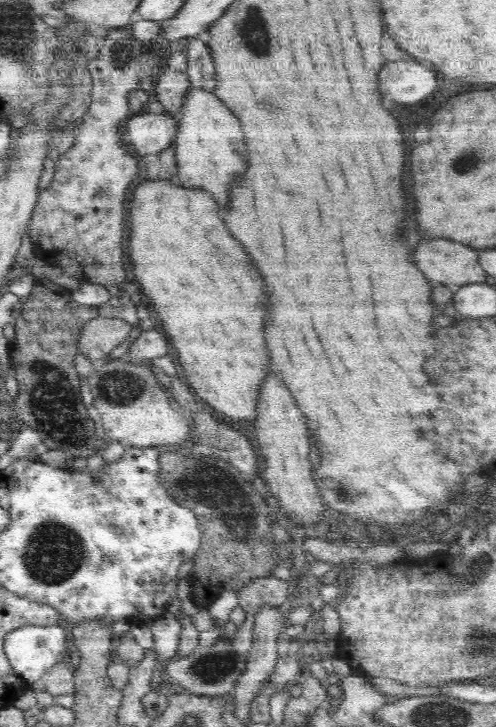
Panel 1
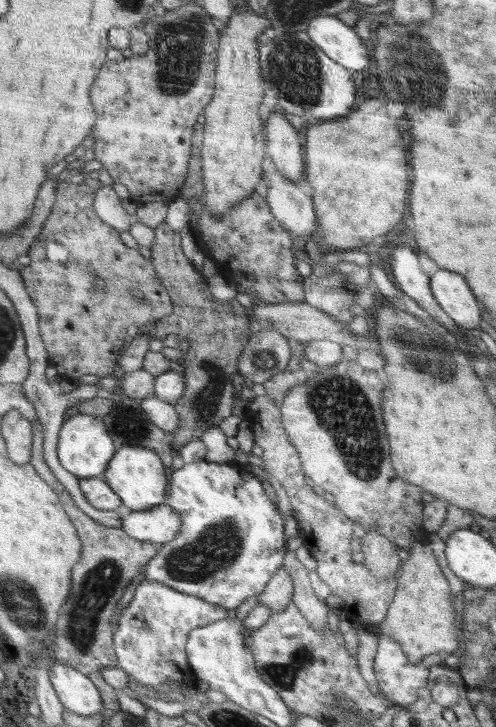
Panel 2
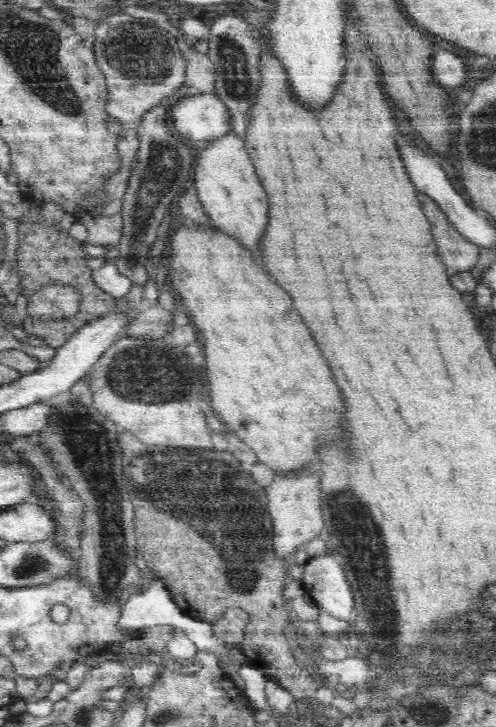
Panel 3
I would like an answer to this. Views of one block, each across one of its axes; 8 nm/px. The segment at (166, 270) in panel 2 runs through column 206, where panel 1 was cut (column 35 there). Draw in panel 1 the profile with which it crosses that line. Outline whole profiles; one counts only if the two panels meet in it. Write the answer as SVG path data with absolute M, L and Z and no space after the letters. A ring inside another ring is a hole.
M44 278L42 281L38 280L34 291L27 297L26 302L19 305L17 315L14 316L15 335L10 340L8 349L19 392L17 398L10 402L10 409L18 419L22 420L23 425L28 425L36 430L36 433L40 435L40 440L48 447L48 450L62 449L66 454L68 463L79 456L87 459L94 452L99 451L102 454L106 447L105 438L103 438L103 443L96 438L94 420L90 418L88 408L82 402L79 377L72 363L78 352L80 329L84 323L99 315L98 308L78 304L71 297L69 290L57 286L48 278Z

